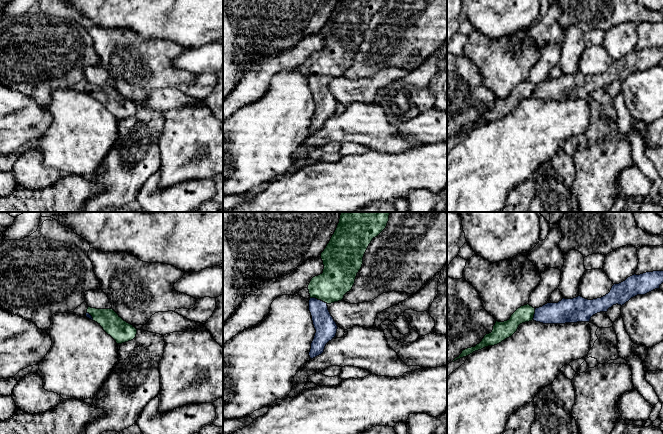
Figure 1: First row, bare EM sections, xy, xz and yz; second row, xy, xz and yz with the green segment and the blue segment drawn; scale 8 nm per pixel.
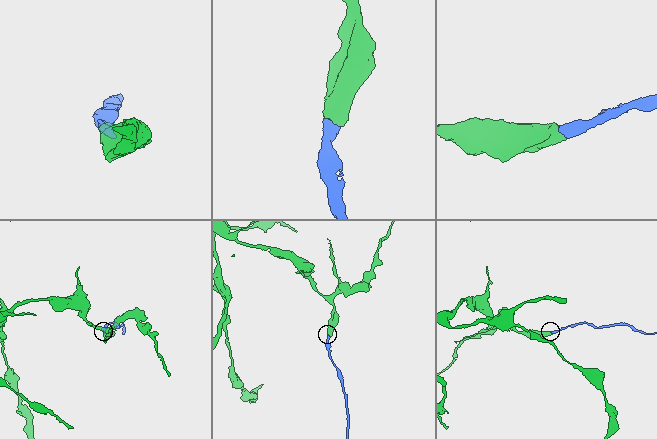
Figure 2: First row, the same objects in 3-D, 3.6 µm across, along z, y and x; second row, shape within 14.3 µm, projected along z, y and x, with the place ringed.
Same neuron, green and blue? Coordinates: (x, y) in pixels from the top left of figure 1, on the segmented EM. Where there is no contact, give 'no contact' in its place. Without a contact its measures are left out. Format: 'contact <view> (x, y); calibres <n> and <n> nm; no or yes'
contact xz (319, 299); calibres 260 and 180 nm; yes

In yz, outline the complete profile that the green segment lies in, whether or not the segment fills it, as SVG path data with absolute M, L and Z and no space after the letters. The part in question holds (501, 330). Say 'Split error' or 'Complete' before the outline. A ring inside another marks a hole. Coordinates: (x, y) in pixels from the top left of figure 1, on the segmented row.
Split error. M663 271L646 272L640 275L634 274L625 281L614 284L610 292L601 298L593 300L581 296L573 299L563 298L558 303L547 303L536 309L529 304L521 306L509 320L496 321L491 333L486 334L475 347L463 350L453 362L485 347L501 343L511 337L522 323L532 320L543 324L589 322L593 315L607 312L616 304L622 306L637 295L645 295L659 289L662 283Z

